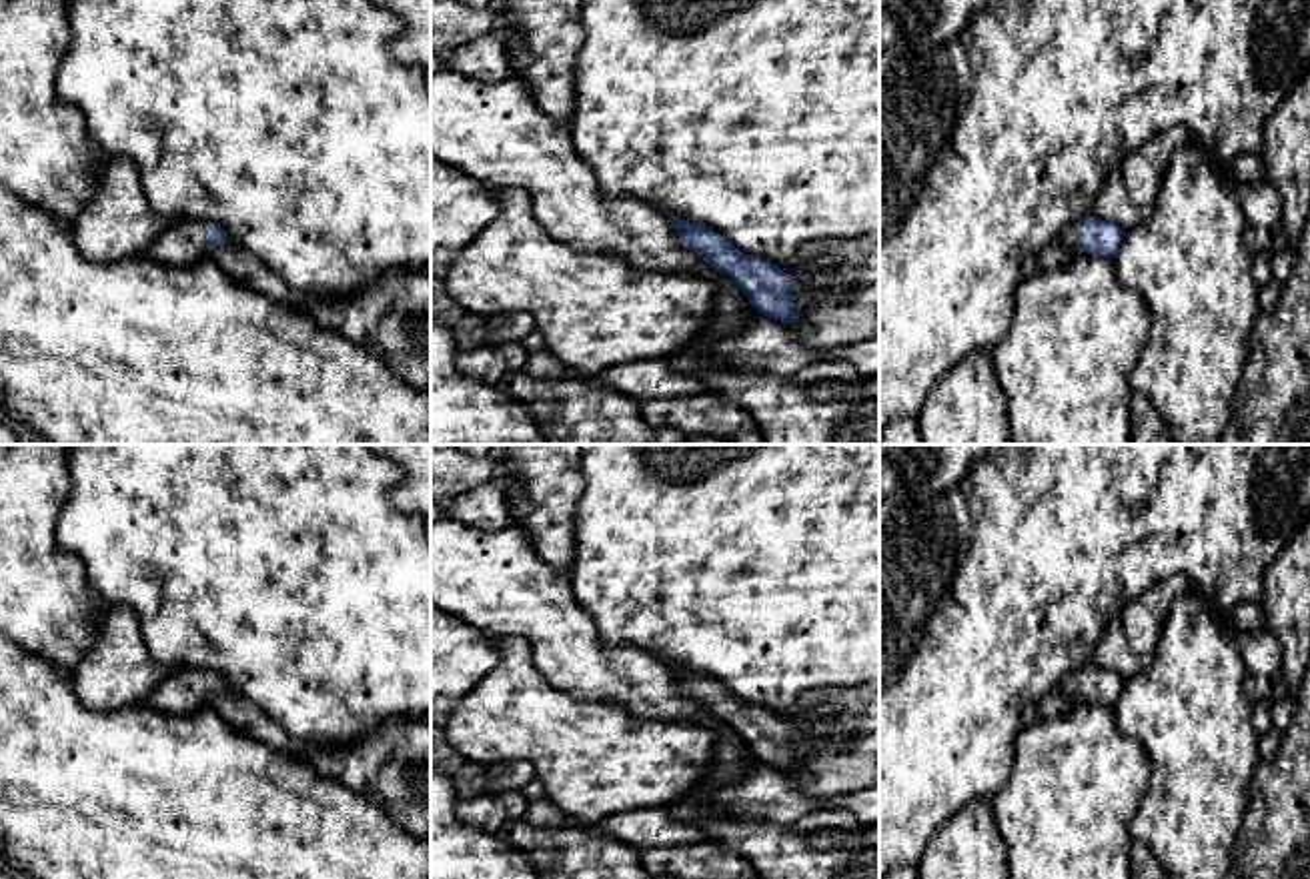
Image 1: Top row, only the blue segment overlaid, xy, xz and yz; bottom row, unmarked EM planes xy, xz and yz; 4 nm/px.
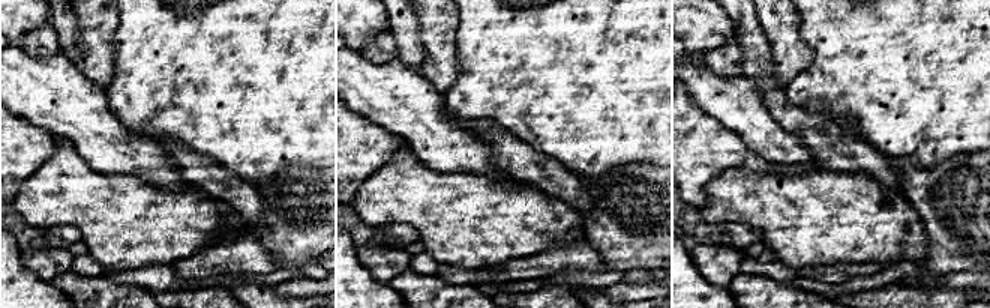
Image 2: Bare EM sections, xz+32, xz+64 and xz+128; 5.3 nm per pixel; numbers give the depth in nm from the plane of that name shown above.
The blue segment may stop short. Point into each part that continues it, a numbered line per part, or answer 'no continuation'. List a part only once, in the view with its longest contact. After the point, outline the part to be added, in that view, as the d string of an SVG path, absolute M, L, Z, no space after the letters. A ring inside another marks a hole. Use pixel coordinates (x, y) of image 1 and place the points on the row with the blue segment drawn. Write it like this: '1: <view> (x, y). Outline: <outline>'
1: yz (1068, 239). Outline: M1076 224L1066 226L1058 240L1060 240L1060 246L1064 246L1074 256L1084 254Z

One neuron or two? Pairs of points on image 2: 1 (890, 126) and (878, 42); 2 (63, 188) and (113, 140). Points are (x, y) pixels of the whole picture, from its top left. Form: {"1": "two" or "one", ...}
{"1": "one", "2": "two"}

